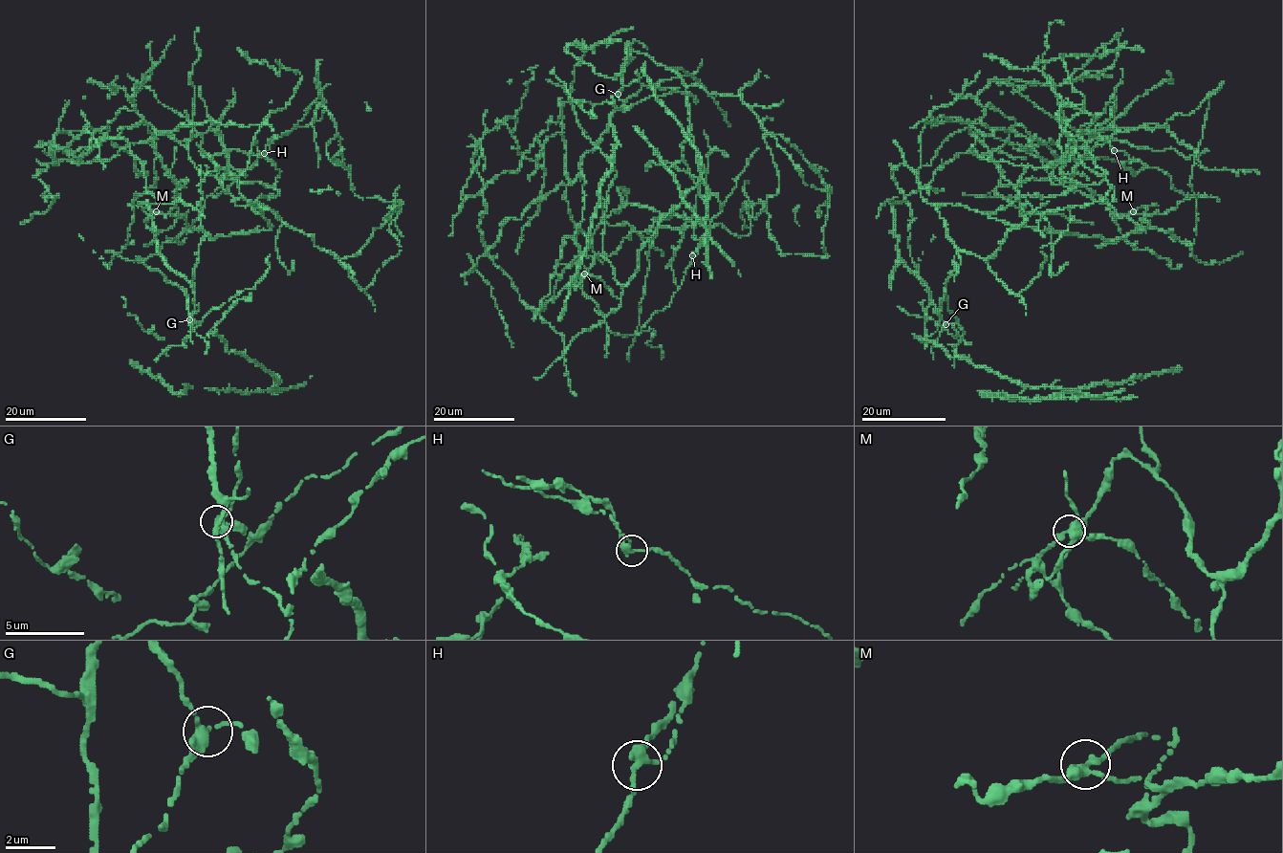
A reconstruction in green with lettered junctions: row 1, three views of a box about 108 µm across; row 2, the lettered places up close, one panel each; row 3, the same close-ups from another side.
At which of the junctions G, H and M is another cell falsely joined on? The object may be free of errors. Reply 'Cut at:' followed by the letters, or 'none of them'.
Cut at: H

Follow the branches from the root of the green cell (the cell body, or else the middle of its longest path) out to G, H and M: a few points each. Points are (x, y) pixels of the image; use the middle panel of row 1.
G: (646, 50), (638, 40), (628, 47), (629, 62), (633, 59), (628, 57), (621, 67), (622, 88), (618, 94)
H: (646, 50), (685, 86), (701, 180), (641, 250), (606, 326), (639, 334), (669, 305), (692, 255)
M: (646, 50), (685, 86), (701, 180), (659, 223), (625, 284), (618, 282), (612, 266), (599, 254), (584, 273)

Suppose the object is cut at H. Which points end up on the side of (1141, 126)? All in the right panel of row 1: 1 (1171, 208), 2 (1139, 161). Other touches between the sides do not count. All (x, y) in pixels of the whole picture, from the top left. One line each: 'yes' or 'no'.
1: yes
2: no

